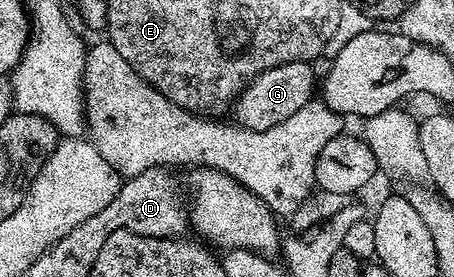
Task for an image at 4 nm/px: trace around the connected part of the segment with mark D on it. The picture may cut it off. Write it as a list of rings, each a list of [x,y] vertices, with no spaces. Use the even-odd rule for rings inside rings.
[[[165,167],[150,168],[132,178],[123,181],[122,188],[116,198],[104,206],[103,210],[91,216],[91,220],[98,220],[102,224],[102,232],[94,232],[94,240],[98,240],[101,249],[110,234],[116,230],[126,229],[144,237],[179,237],[189,227],[189,213],[185,201],[180,196],[177,180]]]

